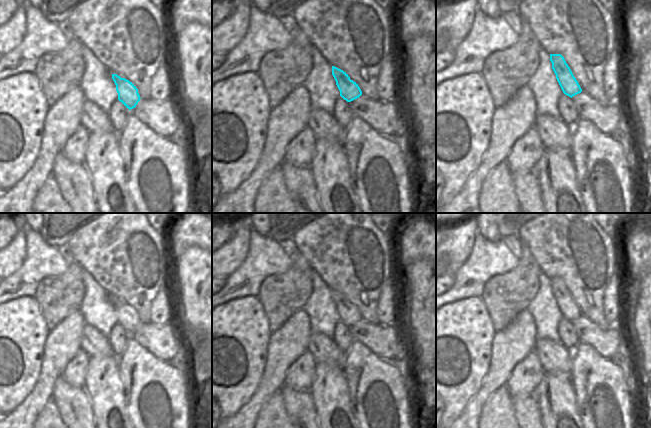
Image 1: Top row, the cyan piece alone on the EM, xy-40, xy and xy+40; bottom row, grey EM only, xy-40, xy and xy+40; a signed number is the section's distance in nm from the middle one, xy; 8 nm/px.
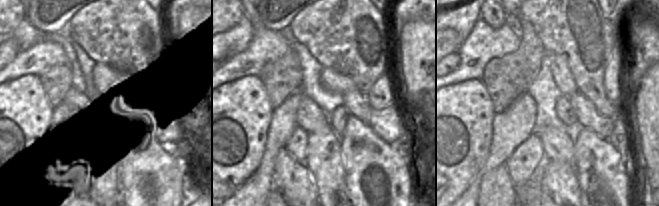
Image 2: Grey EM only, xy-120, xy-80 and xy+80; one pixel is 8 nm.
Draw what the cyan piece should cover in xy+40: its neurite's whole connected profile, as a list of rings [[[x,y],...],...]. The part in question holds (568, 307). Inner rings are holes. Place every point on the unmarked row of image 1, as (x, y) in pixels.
[[[550,278],[550,285],[563,317],[571,322],[581,317],[582,313],[564,281],[561,278]]]

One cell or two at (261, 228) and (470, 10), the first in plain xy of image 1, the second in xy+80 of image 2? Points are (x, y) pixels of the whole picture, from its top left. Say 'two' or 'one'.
two

